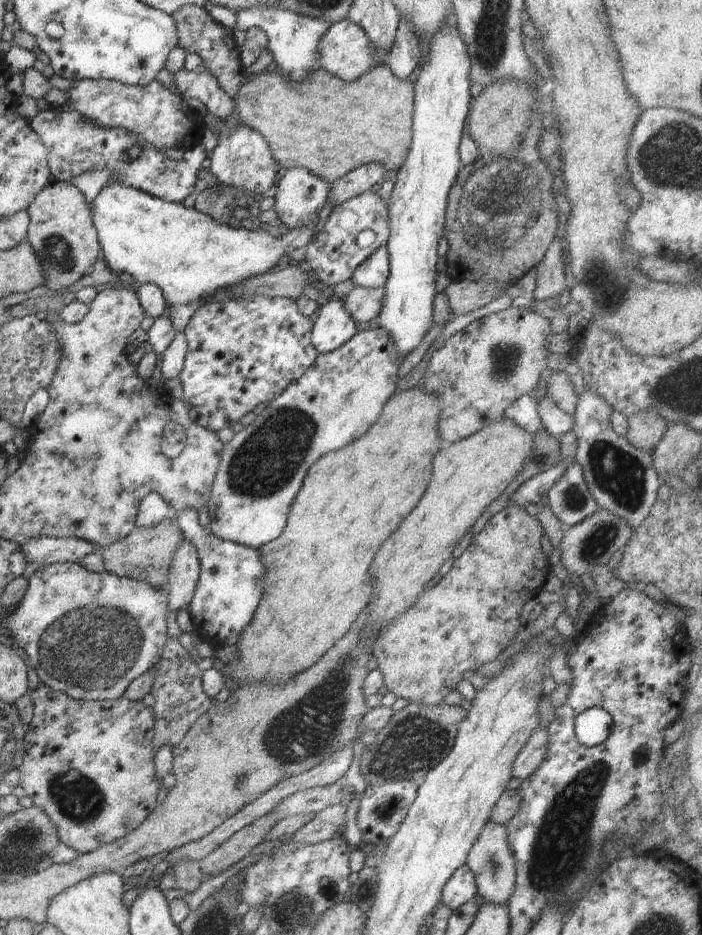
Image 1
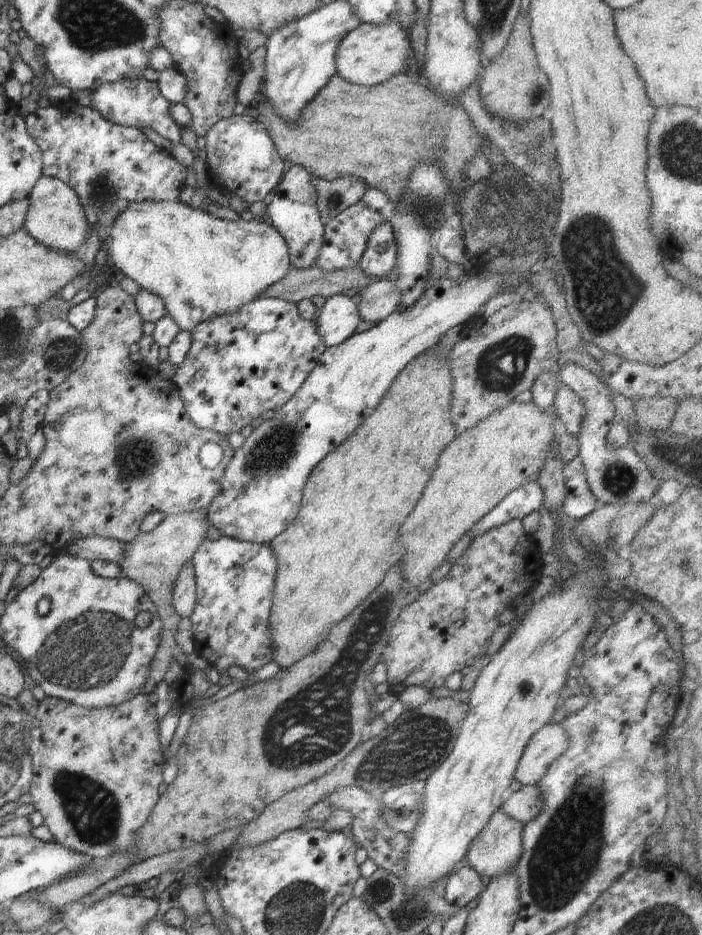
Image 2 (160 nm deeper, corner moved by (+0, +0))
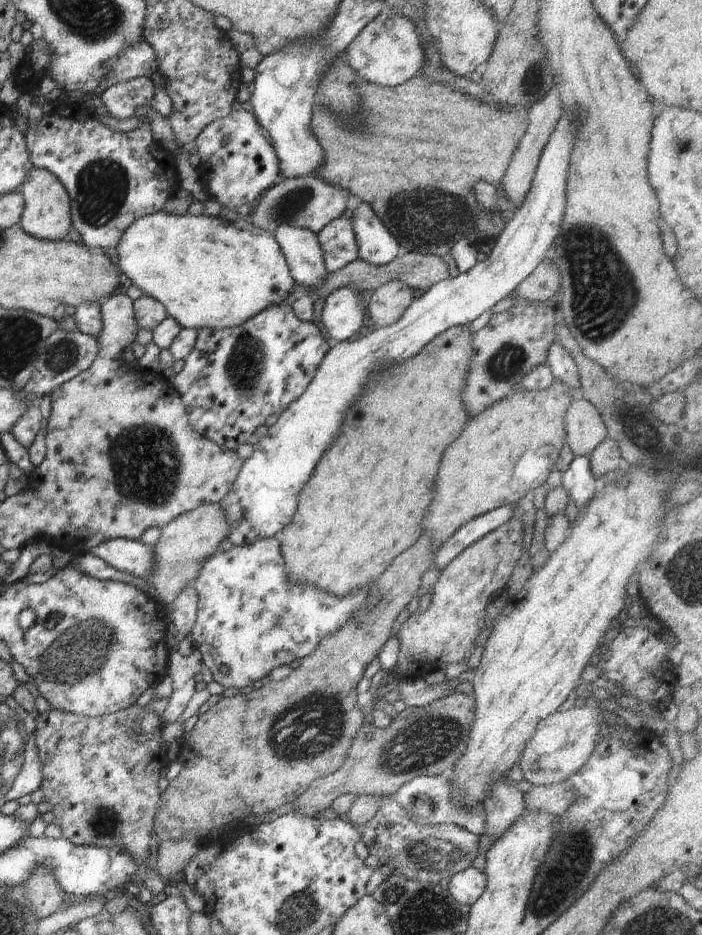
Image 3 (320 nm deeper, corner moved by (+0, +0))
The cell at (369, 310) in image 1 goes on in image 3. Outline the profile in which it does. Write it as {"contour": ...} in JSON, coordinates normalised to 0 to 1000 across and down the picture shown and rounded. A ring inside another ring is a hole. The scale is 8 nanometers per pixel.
{"contour":[[[556,301],[533,311],[526,324],[523,340],[536,349],[564,347],[591,320],[588,310],[573,301]]]}

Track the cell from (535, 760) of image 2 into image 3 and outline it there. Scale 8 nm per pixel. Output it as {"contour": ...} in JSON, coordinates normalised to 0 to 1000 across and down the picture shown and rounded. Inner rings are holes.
{"contour":[[[816,756],[806,760],[792,760],[766,772],[762,784],[745,802],[745,811],[741,821],[746,834],[759,840],[785,840],[811,833],[822,824],[839,814],[839,809],[848,803],[852,793],[856,790],[855,779],[859,773],[868,774],[868,764],[845,758],[843,756]]]}

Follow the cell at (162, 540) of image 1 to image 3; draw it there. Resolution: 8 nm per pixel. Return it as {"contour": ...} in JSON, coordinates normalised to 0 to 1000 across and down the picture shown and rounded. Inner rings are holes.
{"contour":[[[313,538],[283,541],[229,565],[226,579],[217,585],[224,593],[225,610],[214,622],[232,640],[232,657],[244,652],[254,636],[266,627],[275,627],[292,600],[309,591],[313,580],[323,574],[323,566],[323,554]]]}

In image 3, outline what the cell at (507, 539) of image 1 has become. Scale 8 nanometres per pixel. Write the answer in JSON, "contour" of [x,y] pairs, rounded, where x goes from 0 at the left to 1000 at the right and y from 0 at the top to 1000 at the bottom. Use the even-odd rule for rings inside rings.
{"contour":[[[724,555],[719,559],[715,559],[708,566],[704,566],[701,569],[697,569],[692,573],[684,575],[678,580],[674,580],[670,584],[665,584],[647,599],[641,600],[641,603],[637,603],[628,611],[627,617],[624,621],[617,627],[617,634],[614,640],[614,645],[610,648],[605,655],[598,657],[595,652],[583,659],[583,662],[574,666],[573,668],[564,670],[564,680],[567,681],[570,693],[568,701],[566,704],[566,711],[561,714],[561,720],[567,723],[585,725],[585,726],[597,726],[598,724],[605,725],[615,718],[623,717],[634,717],[638,711],[650,710],[654,708],[665,708],[670,704],[670,701],[675,697],[675,686],[681,682],[681,679],[685,677],[685,672],[689,671],[689,667],[695,665],[694,659],[691,657],[692,647],[698,644],[699,640],[704,640],[707,636],[714,635],[718,631],[721,632],[721,622],[724,622],[724,618],[729,616],[729,612],[732,612],[732,606],[738,601],[742,591],[744,591],[744,565],[745,558],[738,555]]]}

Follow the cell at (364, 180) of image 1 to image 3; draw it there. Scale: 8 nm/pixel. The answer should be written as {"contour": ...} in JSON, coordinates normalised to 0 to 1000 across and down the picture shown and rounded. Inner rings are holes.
{"contour":[[[450,186],[420,191],[403,190],[376,205],[368,220],[359,222],[356,237],[386,251],[399,241],[423,242],[454,249],[469,237],[489,229],[499,209],[497,204],[473,199]]]}

